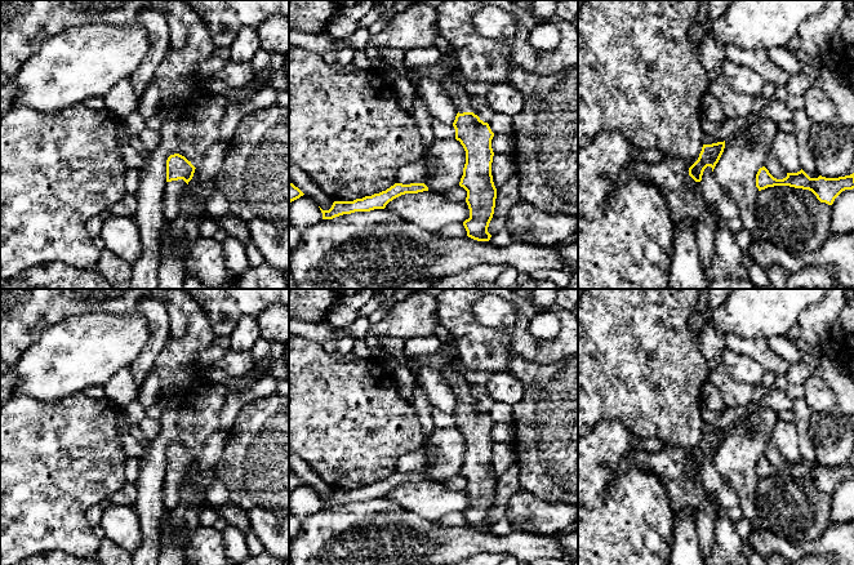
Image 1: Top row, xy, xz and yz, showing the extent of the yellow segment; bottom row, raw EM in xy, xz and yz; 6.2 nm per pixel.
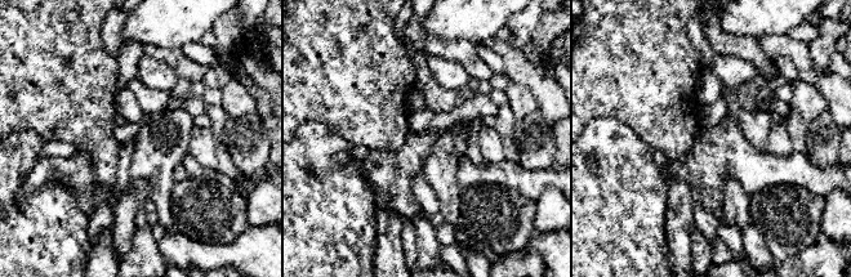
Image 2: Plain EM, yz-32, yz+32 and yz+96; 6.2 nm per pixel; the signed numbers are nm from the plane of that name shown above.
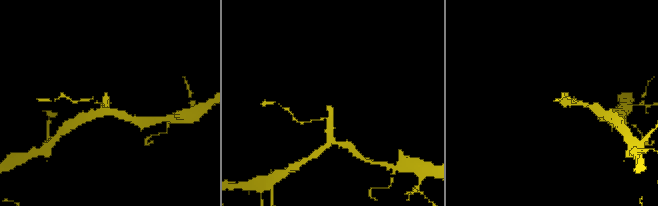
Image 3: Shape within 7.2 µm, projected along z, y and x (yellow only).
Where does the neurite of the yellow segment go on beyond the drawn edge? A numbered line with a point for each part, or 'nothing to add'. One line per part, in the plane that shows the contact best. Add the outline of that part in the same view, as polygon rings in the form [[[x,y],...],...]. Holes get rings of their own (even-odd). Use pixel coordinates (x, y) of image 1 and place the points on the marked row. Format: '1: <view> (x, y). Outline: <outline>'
1: xy (173, 192). Outline: [[[183,179],[166,182],[163,200],[164,217],[170,221],[174,219],[181,208],[181,199],[187,188],[187,183]]]

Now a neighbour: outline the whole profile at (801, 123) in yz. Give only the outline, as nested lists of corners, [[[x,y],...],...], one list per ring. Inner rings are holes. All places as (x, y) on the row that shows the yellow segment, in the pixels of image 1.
[[[805,110],[793,111],[793,134],[797,139],[797,146],[800,150],[800,164],[801,169],[810,177],[818,178],[819,173],[817,172],[815,159],[811,150],[809,148],[808,139],[811,128],[811,121],[808,117]]]

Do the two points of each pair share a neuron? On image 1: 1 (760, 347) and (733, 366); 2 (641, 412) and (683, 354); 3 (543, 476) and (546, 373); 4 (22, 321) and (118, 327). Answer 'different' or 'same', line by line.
1: different
2: same
3: same
4: different

